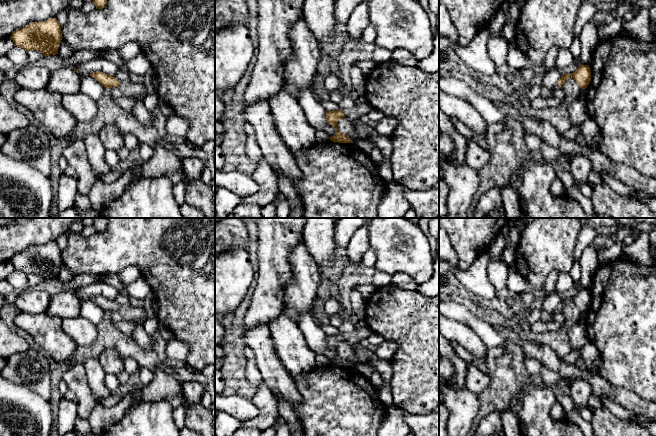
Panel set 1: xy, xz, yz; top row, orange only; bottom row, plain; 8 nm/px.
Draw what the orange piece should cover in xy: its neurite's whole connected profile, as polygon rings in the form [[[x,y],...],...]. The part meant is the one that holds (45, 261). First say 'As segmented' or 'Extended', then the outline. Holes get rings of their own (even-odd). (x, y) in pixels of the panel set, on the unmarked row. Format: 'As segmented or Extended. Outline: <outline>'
As segmented. Outline: [[[49,242],[15,254],[10,262],[15,270],[26,275],[37,274],[43,280],[56,279],[63,262],[61,252],[56,242]]]

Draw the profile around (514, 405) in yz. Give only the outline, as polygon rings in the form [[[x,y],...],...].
[[[519,388],[516,393],[514,394],[510,405],[509,405],[509,409],[511,409],[514,414],[518,417],[518,413],[519,413],[519,409],[520,409],[520,400],[523,398],[524,396],[524,392],[521,388]]]

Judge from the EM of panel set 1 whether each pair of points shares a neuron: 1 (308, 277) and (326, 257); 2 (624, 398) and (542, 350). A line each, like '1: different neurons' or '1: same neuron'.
1: different neurons
2: same neuron

